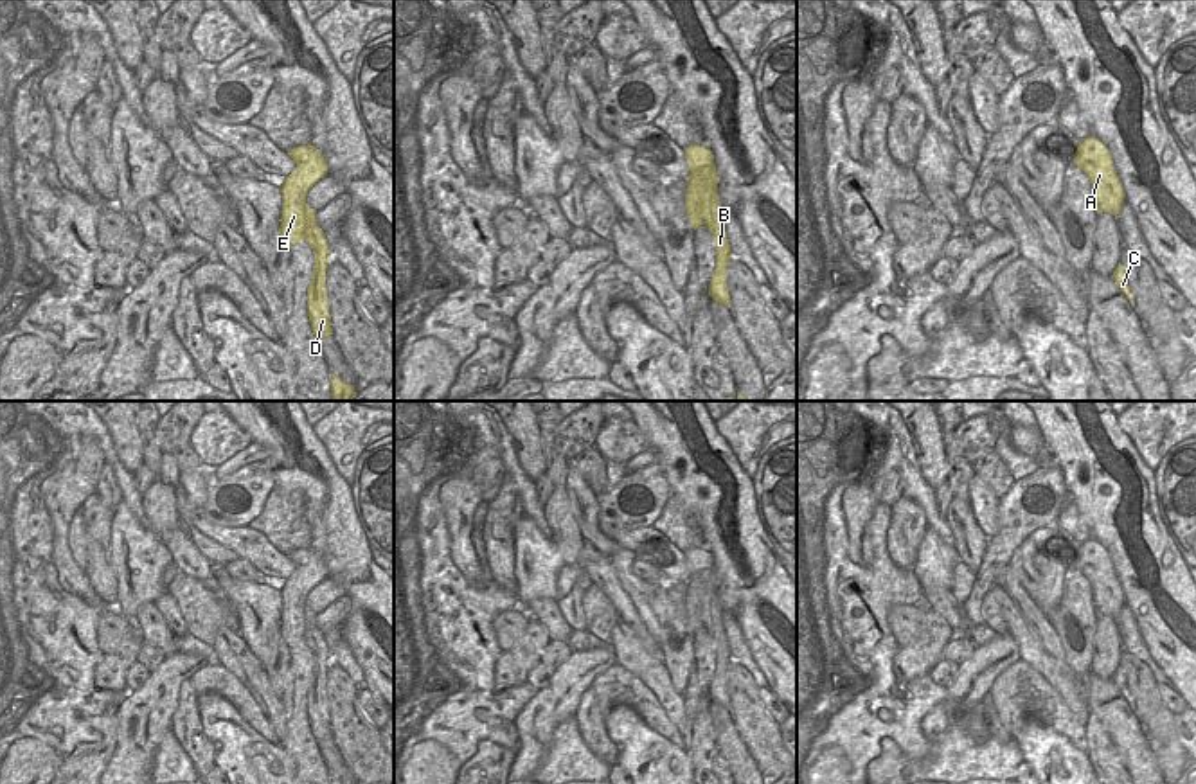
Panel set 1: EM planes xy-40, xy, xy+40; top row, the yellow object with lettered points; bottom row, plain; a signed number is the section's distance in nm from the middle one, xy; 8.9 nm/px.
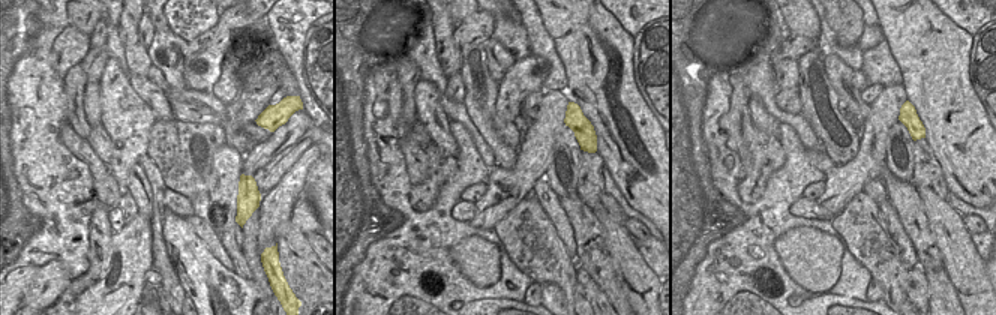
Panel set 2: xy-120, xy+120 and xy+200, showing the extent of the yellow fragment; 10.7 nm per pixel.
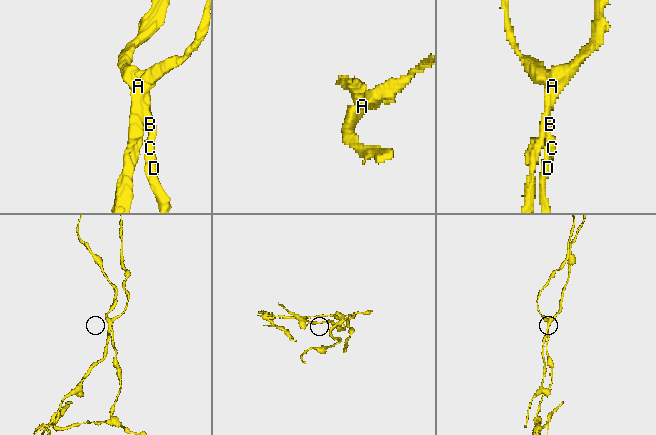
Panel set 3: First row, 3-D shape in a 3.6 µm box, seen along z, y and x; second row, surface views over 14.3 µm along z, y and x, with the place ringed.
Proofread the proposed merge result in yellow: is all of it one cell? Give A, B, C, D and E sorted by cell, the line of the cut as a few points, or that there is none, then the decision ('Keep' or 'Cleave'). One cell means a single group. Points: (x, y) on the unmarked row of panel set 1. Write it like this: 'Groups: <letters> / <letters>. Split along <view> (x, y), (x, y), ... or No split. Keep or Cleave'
Groups: A B C D / E. Split along xy (716, 588), (700, 599), (702, 626). Cleave

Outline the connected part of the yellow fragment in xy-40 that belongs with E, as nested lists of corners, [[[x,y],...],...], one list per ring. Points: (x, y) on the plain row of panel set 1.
[[[317,550],[297,565],[297,570],[286,579],[281,588],[282,613],[281,613],[281,640],[290,651],[306,642],[304,602],[308,593],[327,577],[327,566]]]

